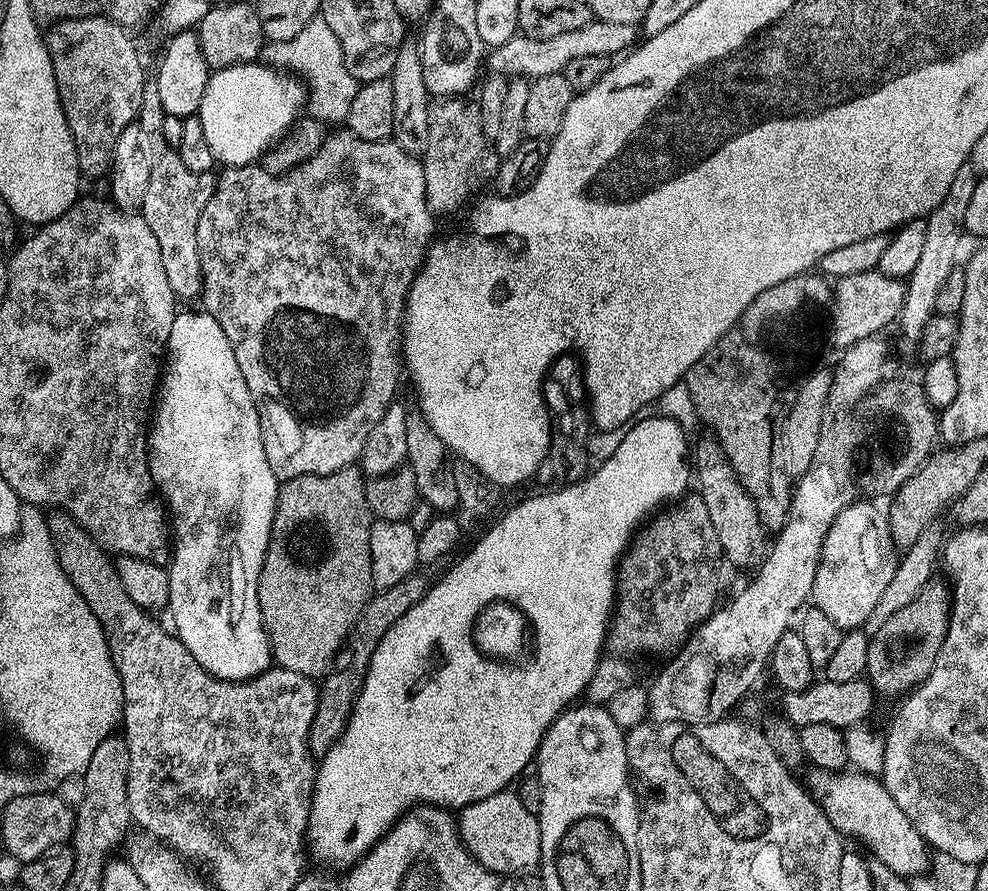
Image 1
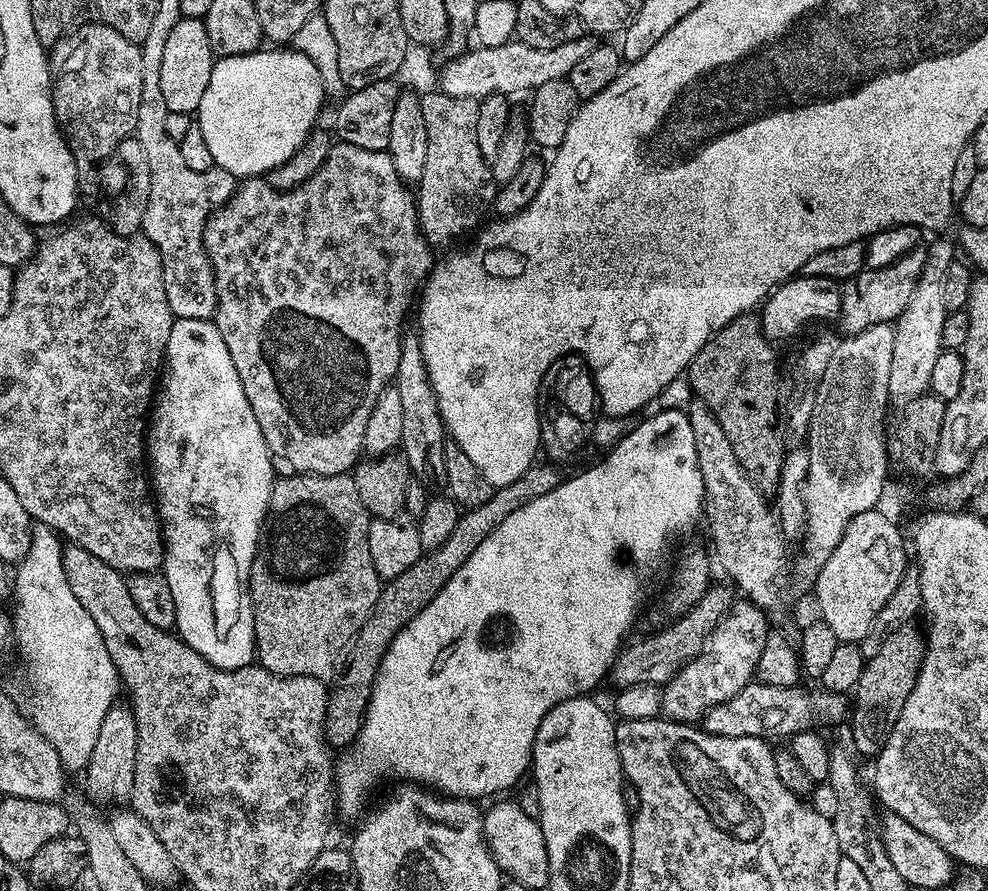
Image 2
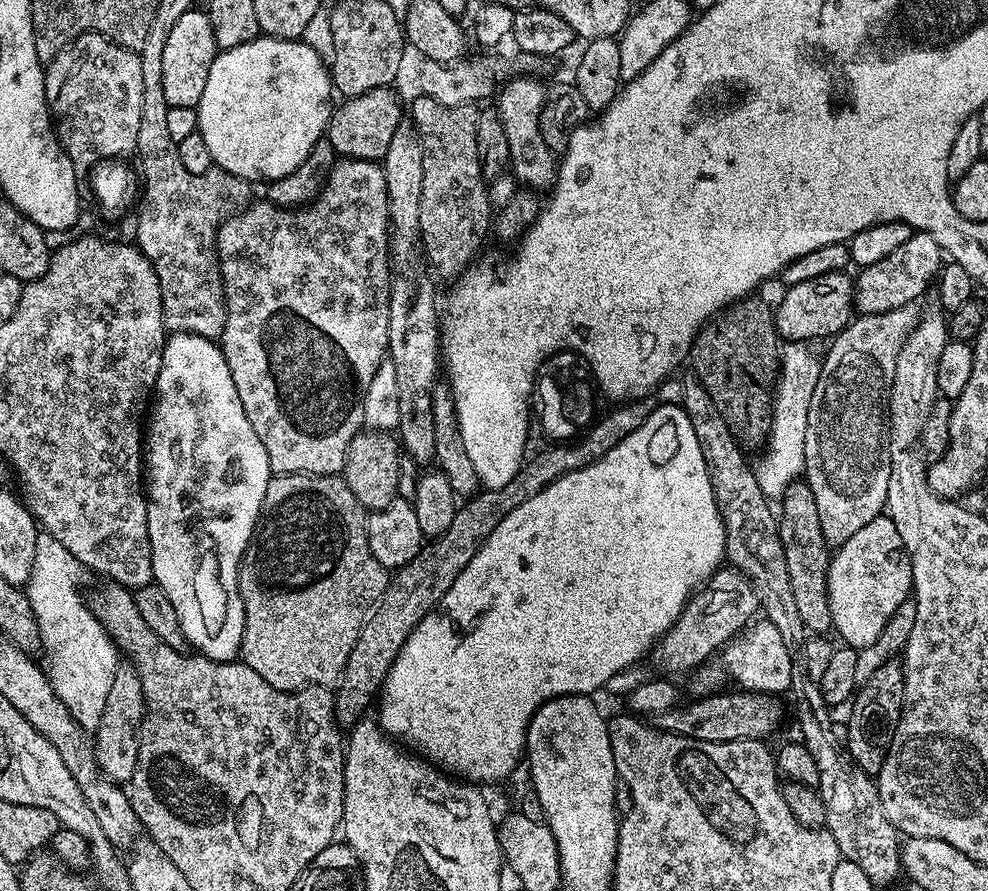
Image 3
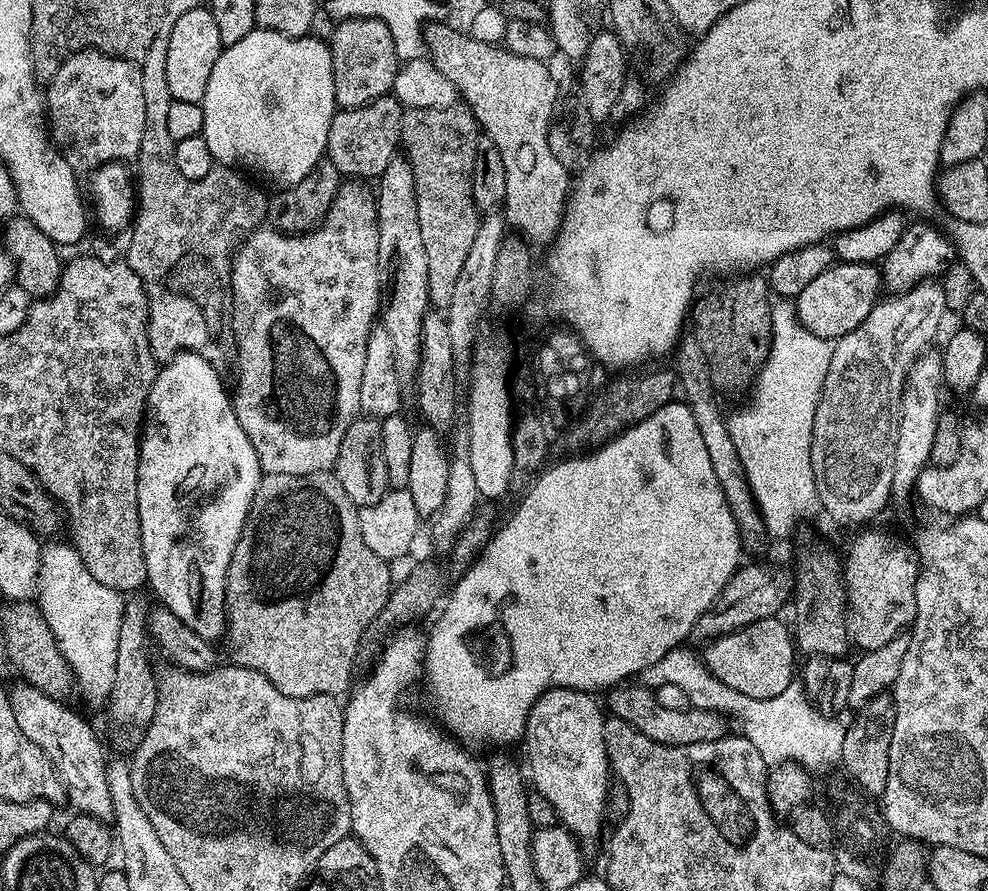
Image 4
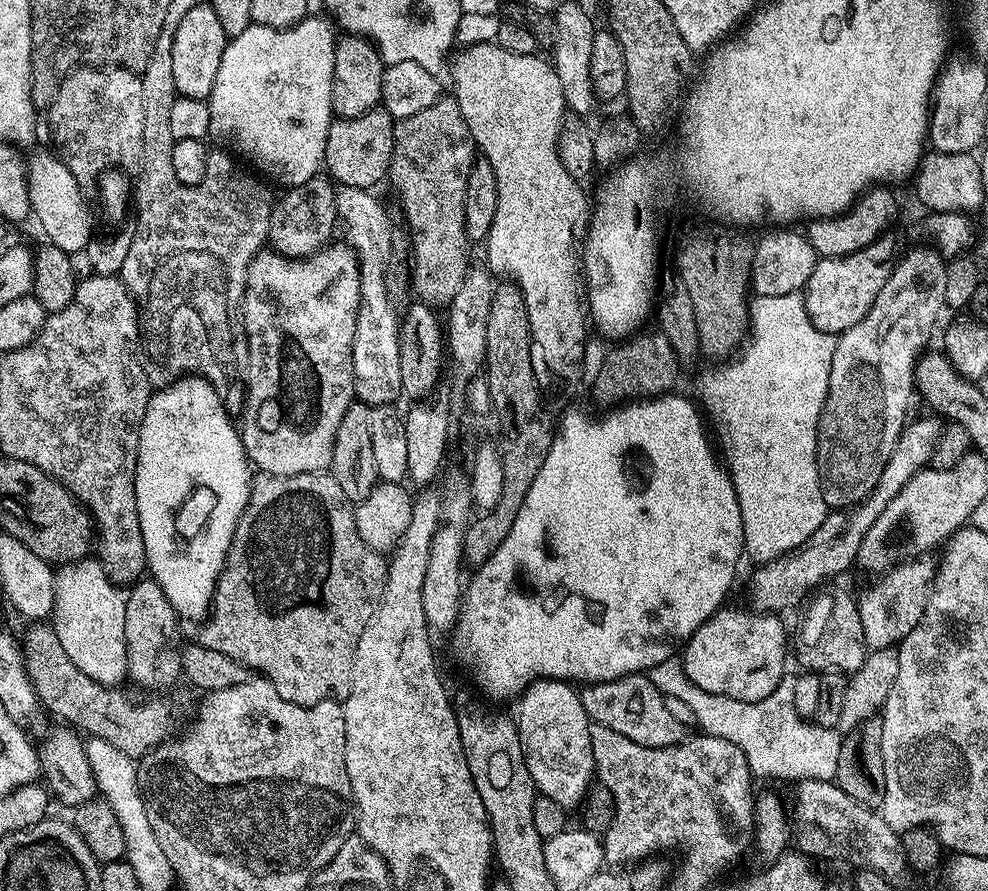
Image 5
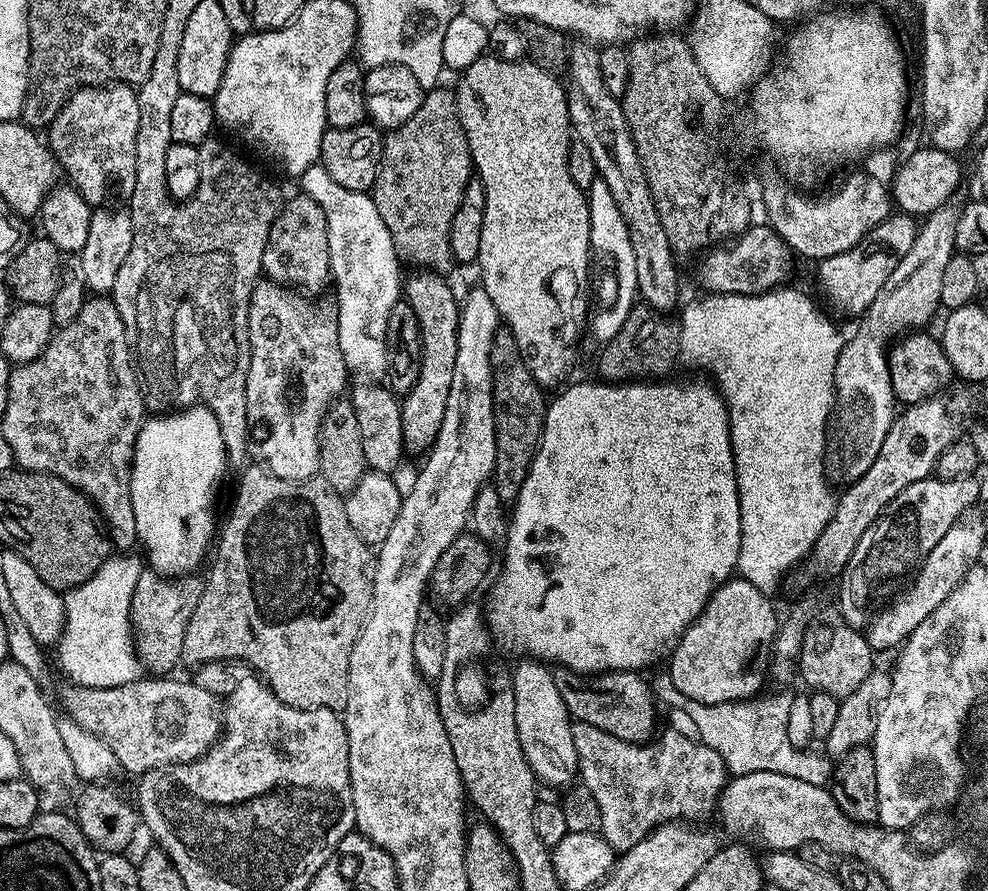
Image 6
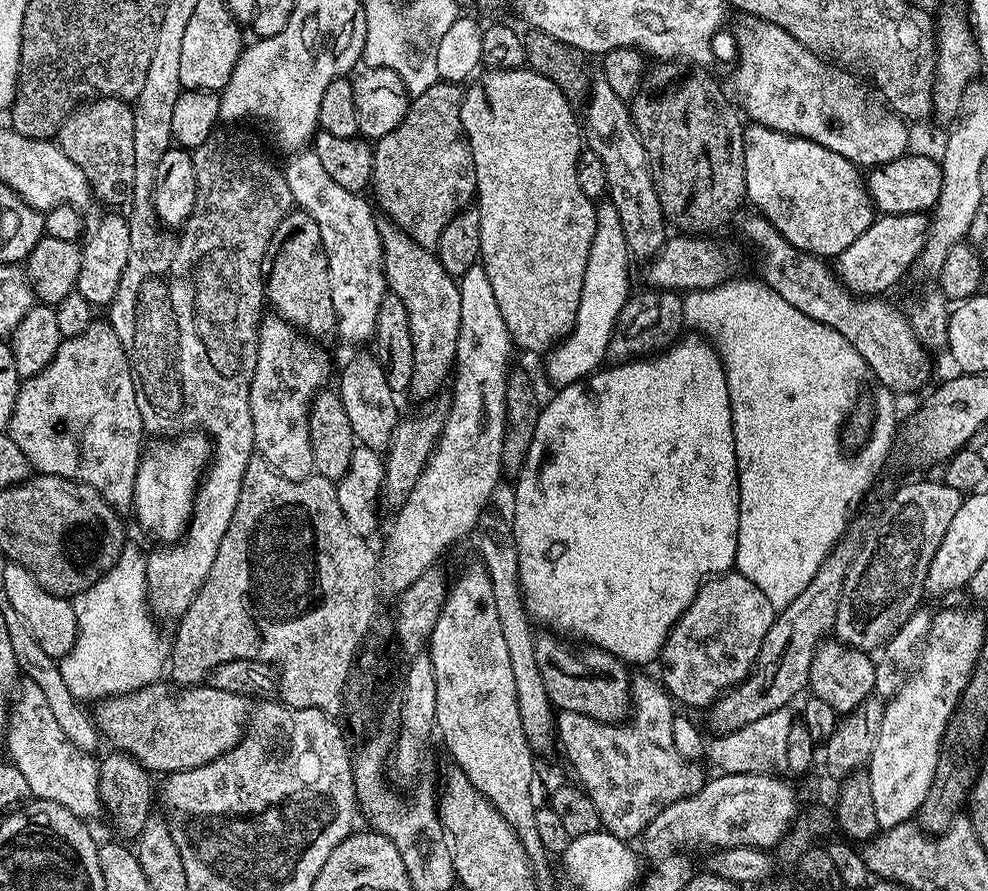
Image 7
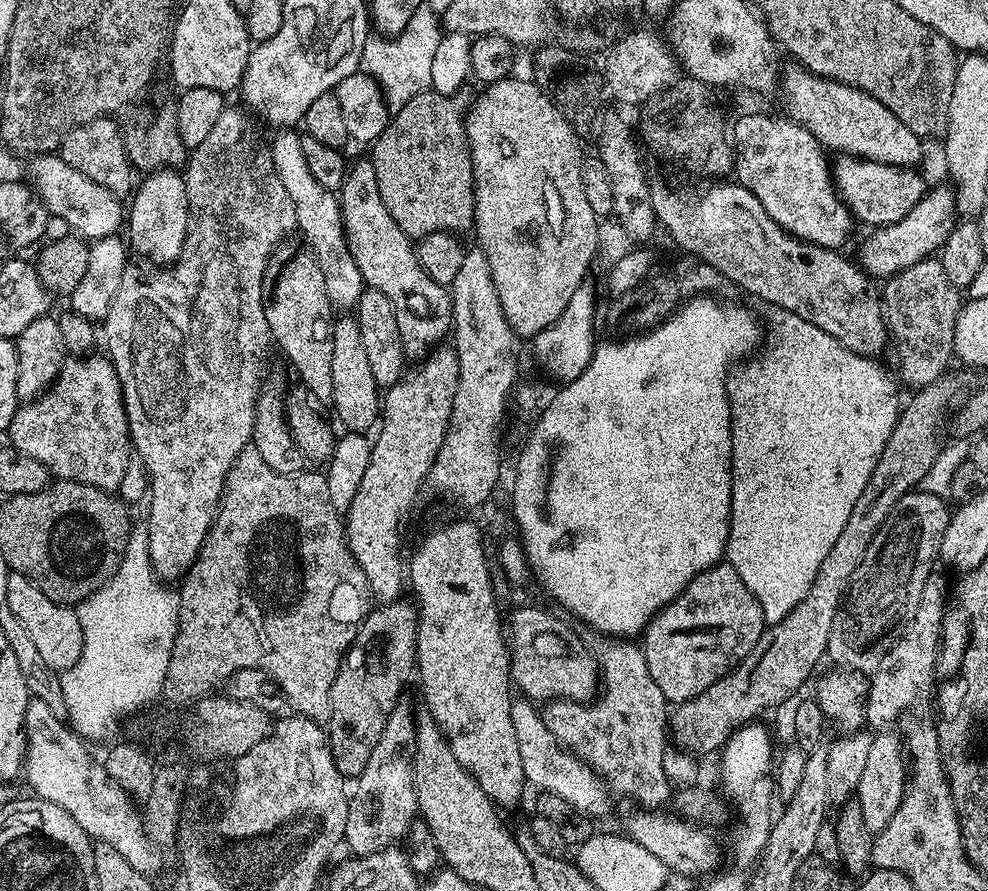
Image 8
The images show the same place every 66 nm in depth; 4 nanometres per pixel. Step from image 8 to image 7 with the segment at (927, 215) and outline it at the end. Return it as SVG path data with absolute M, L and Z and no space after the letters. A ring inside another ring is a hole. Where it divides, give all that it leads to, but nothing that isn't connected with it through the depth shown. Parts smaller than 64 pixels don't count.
M907 212L897 216L877 215L866 230L866 234L861 234L851 246L846 246L846 250L842 250L840 256L835 257L834 271L836 275L846 287L861 298L876 298L881 294L888 294L884 292L890 291L907 274L908 267L911 264L913 267L919 261L922 250L926 246L929 223L929 217L922 212Z

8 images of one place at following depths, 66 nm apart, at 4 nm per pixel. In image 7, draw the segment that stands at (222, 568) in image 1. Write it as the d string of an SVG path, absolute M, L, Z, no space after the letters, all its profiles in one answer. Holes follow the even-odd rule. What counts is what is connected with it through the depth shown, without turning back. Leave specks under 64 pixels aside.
M193 430L179 439L179 446L164 448L162 446L153 450L145 451L140 458L138 474L136 475L136 485L134 486L134 513L136 520L153 536L156 542L176 542L183 537L187 523L191 519L192 501L196 498L196 490L200 486L200 481L206 471L206 466L202 458L207 457L210 450L210 442L205 435Z

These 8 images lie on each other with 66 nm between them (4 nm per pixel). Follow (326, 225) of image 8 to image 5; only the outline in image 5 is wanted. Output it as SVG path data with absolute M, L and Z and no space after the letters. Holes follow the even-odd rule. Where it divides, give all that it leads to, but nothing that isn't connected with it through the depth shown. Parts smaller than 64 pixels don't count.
M336 188L336 214L342 221L342 228L348 231L347 243L356 254L360 265L360 305L356 311L354 342L352 343L352 369L356 375L356 396L369 406L388 406L395 396L401 395L398 374L398 346L400 345L400 325L398 312L392 309L388 297L388 251L392 248L392 234L388 230L388 216L384 208L372 197L371 191L362 188Z

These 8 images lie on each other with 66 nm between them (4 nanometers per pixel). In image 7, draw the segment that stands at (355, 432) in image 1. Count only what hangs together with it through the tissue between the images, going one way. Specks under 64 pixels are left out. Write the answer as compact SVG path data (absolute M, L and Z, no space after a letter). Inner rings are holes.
M268 314L261 319L258 334L258 362L254 366L254 378L250 382L250 414L254 422L254 442L259 459L268 463L280 476L291 480L305 480L313 475L310 434L308 433L308 409L316 393L328 380L328 360L315 348L309 337L296 331L281 316Z

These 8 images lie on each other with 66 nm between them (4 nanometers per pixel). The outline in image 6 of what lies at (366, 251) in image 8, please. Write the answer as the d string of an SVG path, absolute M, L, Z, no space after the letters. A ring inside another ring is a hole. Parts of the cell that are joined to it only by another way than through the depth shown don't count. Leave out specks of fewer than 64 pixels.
M432 270L417 271L417 276L407 277L402 292L406 297L408 305L414 310L414 314L420 323L420 370L418 382L410 391L403 393L400 413L402 414L402 434L409 453L427 453L436 441L438 430L442 426L442 418L446 414L446 398L450 394L450 378L454 378L454 358L458 358L458 326L460 325L461 301L456 300L452 288L443 280L443 275Z

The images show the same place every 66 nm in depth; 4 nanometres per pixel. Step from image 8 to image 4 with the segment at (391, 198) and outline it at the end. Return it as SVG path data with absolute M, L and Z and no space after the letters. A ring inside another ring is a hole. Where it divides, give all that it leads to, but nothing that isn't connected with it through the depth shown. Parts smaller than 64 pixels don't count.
M463 102L445 108L409 108L402 118L400 142L403 155L414 174L418 226L422 230L422 246L426 248L428 302L432 306L446 306L454 296L454 282L458 282L466 254L470 254L470 246L474 243L474 234L478 234L482 218L472 197L470 178L474 174L474 154L481 135L474 114Z

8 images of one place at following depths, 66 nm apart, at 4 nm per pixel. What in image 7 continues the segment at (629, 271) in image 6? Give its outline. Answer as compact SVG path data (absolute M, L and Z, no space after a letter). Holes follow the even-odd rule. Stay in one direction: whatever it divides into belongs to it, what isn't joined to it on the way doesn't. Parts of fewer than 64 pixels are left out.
M604 198L596 204L595 220L595 234L590 253L587 255L582 293L579 295L578 310L575 312L575 326L545 357L546 374L556 388L572 385L574 381L583 380L599 369L607 357L609 340L617 316L632 292L627 272L630 253L625 244L625 235L622 234L618 212L611 200Z

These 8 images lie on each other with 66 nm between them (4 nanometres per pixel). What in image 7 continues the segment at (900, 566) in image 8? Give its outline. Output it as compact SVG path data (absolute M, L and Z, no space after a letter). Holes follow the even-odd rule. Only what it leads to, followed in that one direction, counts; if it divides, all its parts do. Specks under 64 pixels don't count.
M943 482L936 484L904 484L892 496L892 501L880 512L880 521L867 529L864 544L858 550L842 586L842 598L838 602L838 614L834 629L835 639L851 648L871 653L885 645L900 627L910 618L913 611L921 607L920 595L925 595L928 582L928 567L942 542L958 506L962 494Z

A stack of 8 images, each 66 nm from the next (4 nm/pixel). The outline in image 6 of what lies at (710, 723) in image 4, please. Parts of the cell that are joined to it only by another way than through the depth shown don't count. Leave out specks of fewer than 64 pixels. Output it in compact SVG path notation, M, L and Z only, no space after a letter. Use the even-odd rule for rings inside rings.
M560 668L555 673L556 685L573 721L598 726L598 730L606 730L606 734L631 744L647 744L654 736L658 701L649 681L640 676L643 675L639 671L581 674L569 668Z

